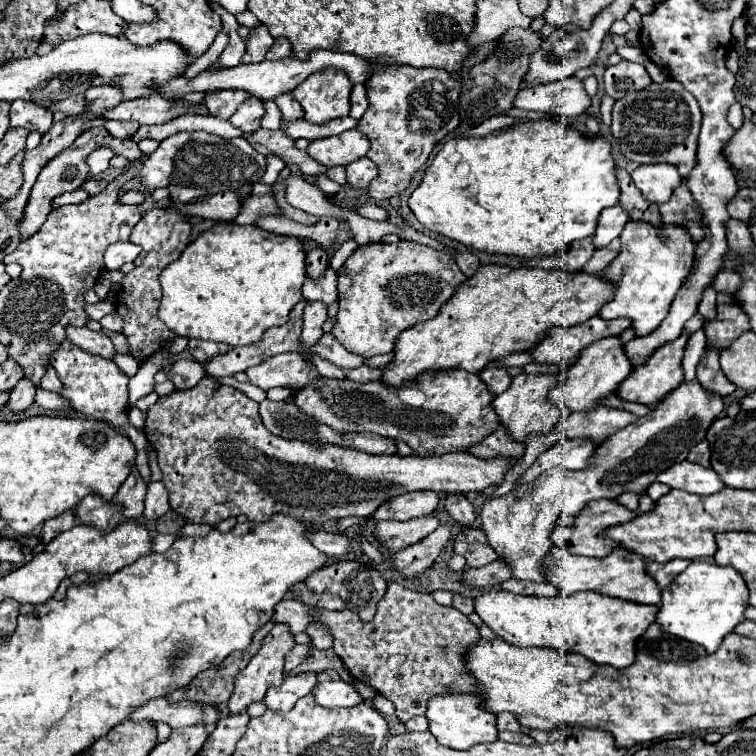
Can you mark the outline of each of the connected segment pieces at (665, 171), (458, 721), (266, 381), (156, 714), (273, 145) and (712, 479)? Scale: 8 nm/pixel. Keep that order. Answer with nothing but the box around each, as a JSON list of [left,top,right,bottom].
[[631,164,683,202],[427,694,497,750],[245,352,319,392],[129,698,219,728],[249,130,327,176],[657,460,725,496]]

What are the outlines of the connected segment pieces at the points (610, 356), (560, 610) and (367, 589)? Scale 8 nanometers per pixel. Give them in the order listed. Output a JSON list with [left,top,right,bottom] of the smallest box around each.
[[549,336,631,412],[475,590,657,668],[307,560,387,622]]

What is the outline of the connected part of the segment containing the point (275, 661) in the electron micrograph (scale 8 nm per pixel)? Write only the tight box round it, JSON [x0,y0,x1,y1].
[229,624,295,714]

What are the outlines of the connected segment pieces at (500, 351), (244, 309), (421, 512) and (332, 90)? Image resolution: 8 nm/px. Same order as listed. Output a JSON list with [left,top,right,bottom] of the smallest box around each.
[[381,266,613,386],[157,224,305,346],[373,492,439,522],[293,68,353,124]]

